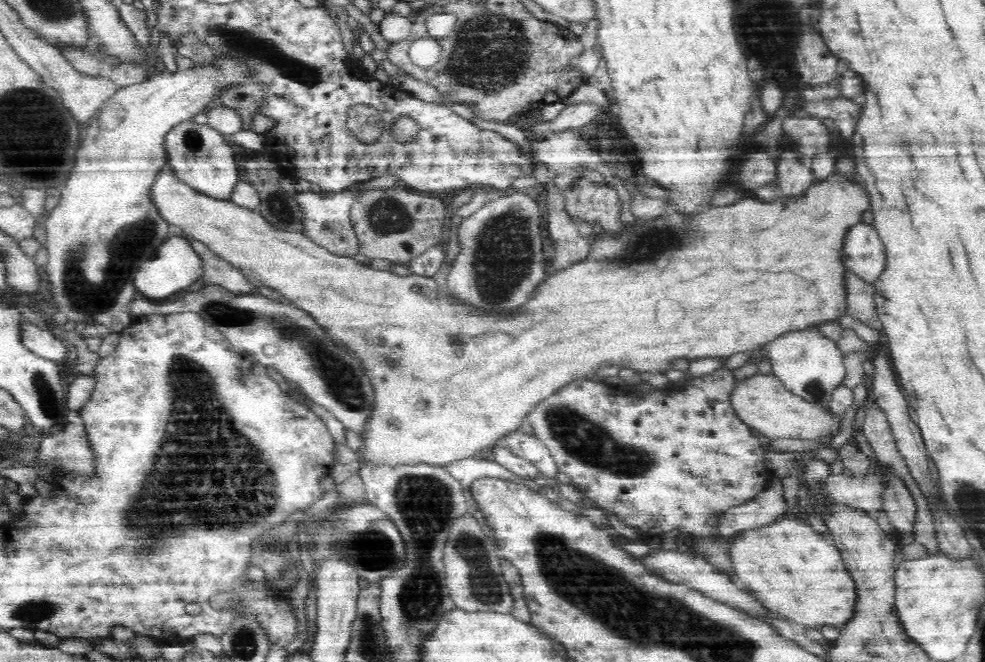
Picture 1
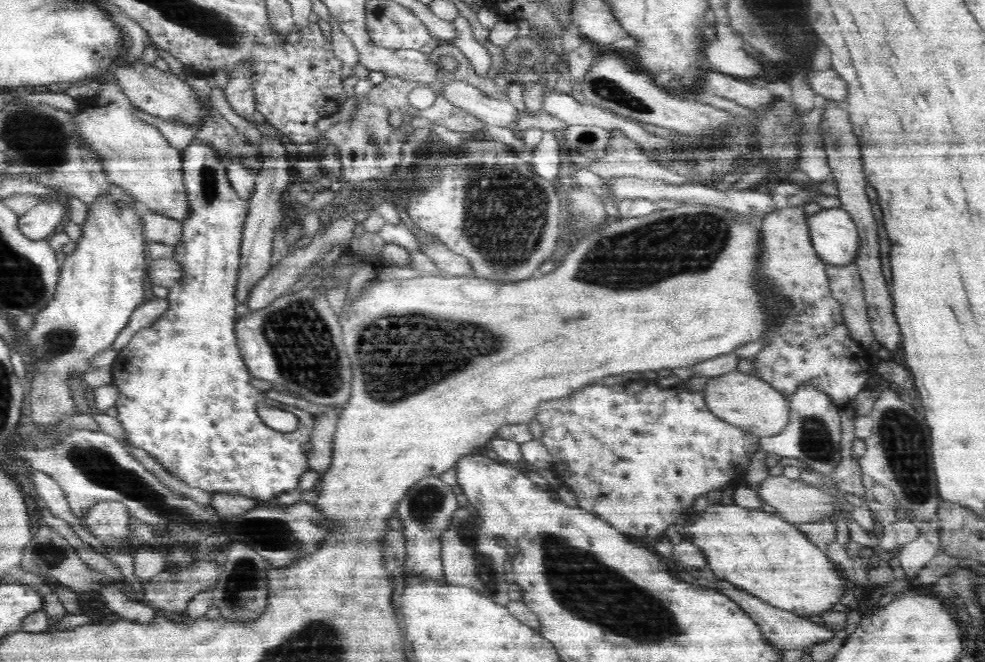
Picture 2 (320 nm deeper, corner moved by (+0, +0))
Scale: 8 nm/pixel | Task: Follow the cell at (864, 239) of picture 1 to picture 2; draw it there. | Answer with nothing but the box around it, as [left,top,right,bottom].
[811,208,860,264]

